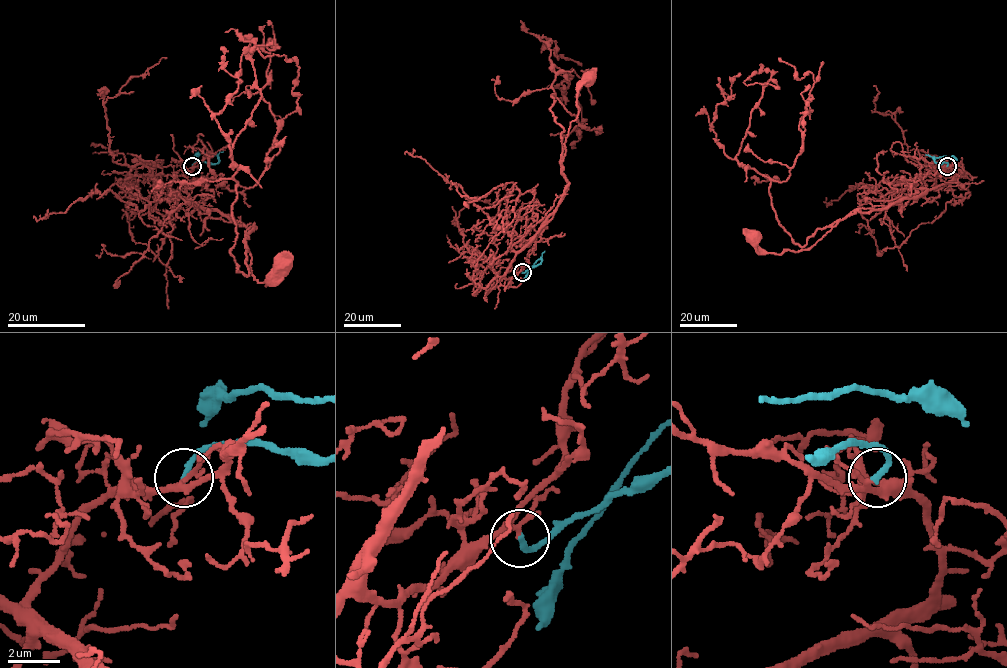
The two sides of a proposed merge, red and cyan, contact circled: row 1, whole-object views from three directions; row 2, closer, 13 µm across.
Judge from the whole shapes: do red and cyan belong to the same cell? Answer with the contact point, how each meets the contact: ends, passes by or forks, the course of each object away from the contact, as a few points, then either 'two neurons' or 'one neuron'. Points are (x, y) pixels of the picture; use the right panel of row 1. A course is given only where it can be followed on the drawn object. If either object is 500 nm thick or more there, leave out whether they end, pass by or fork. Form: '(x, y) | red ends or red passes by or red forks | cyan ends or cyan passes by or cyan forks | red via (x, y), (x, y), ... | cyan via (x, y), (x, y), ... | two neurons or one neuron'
(947, 166) | red forks | cyan ends | red via (947, 166), (952, 171), (951, 180), (883, 209), (850, 214), (809, 248), (760, 252), (753, 239) | cyan via (947, 166), (946, 162), (937, 164), (934, 157), (957, 160) | one neuron

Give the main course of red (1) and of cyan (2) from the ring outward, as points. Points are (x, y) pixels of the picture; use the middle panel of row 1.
1: (522, 272), (505, 276), (568, 183), (561, 164), (564, 143), (578, 115), (578, 85), (590, 78)
2: (522, 272), (536, 267), (541, 259), (524, 282)

